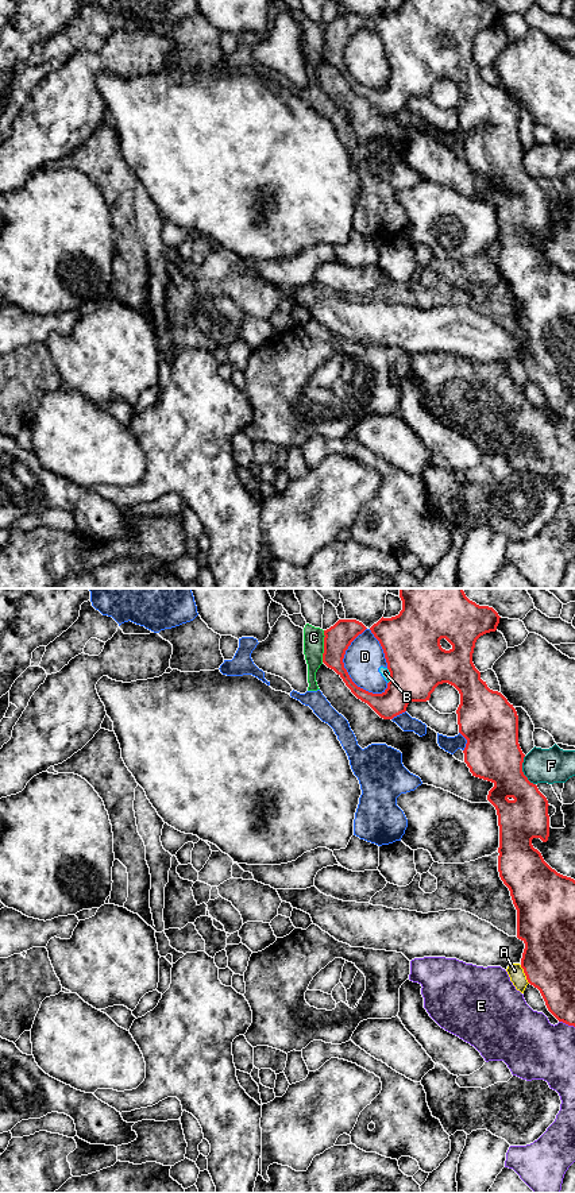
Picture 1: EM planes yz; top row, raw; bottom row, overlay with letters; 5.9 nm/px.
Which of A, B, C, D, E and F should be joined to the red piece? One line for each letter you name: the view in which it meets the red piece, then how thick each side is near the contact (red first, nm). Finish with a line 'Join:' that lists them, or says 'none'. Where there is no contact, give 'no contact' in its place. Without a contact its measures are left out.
Join: none

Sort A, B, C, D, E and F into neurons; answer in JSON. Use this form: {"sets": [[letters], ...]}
{"sets": [["A"], ["B", "C", "D"], ["E"], ["F"]]}

